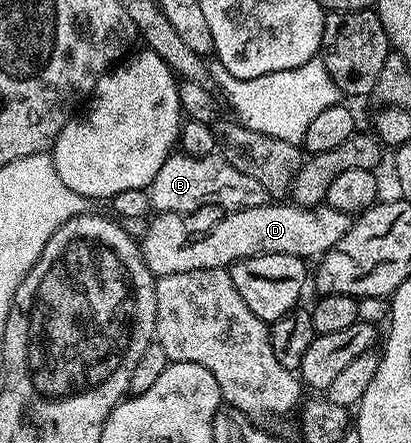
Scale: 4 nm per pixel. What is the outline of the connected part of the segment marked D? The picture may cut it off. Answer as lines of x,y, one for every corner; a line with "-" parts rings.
268,201
259,207
243,207
239,211
233,211
222,216
204,235
198,235
187,228
187,223
182,214
159,213
150,220
151,228
141,235
141,254
151,274
160,277
167,274
189,273
190,270
217,270
230,268
232,263
240,263
242,259
248,259
254,255
292,255
304,261
318,260
345,233
349,233
353,222
352,216
341,213
337,209
326,205
317,207
296,207
291,201

